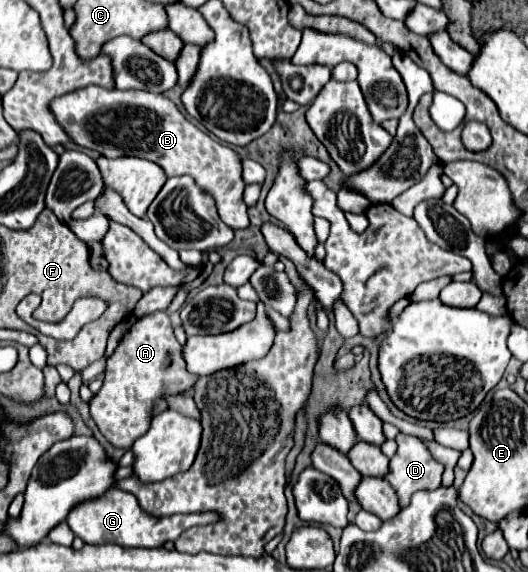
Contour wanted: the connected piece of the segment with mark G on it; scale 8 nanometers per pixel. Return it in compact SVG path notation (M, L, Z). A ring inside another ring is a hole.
M118 487L108 489L98 499L90 499L84 503L78 503L68 513L68 527L76 537L80 537L84 543L90 545L122 545L122 547L162 547L166 541L176 541L178 535L194 525L206 525L214 523L218 517L212 513L202 515L172 515L172 517L154 517L142 507L138 507L138 499L132 493L126 493Z

